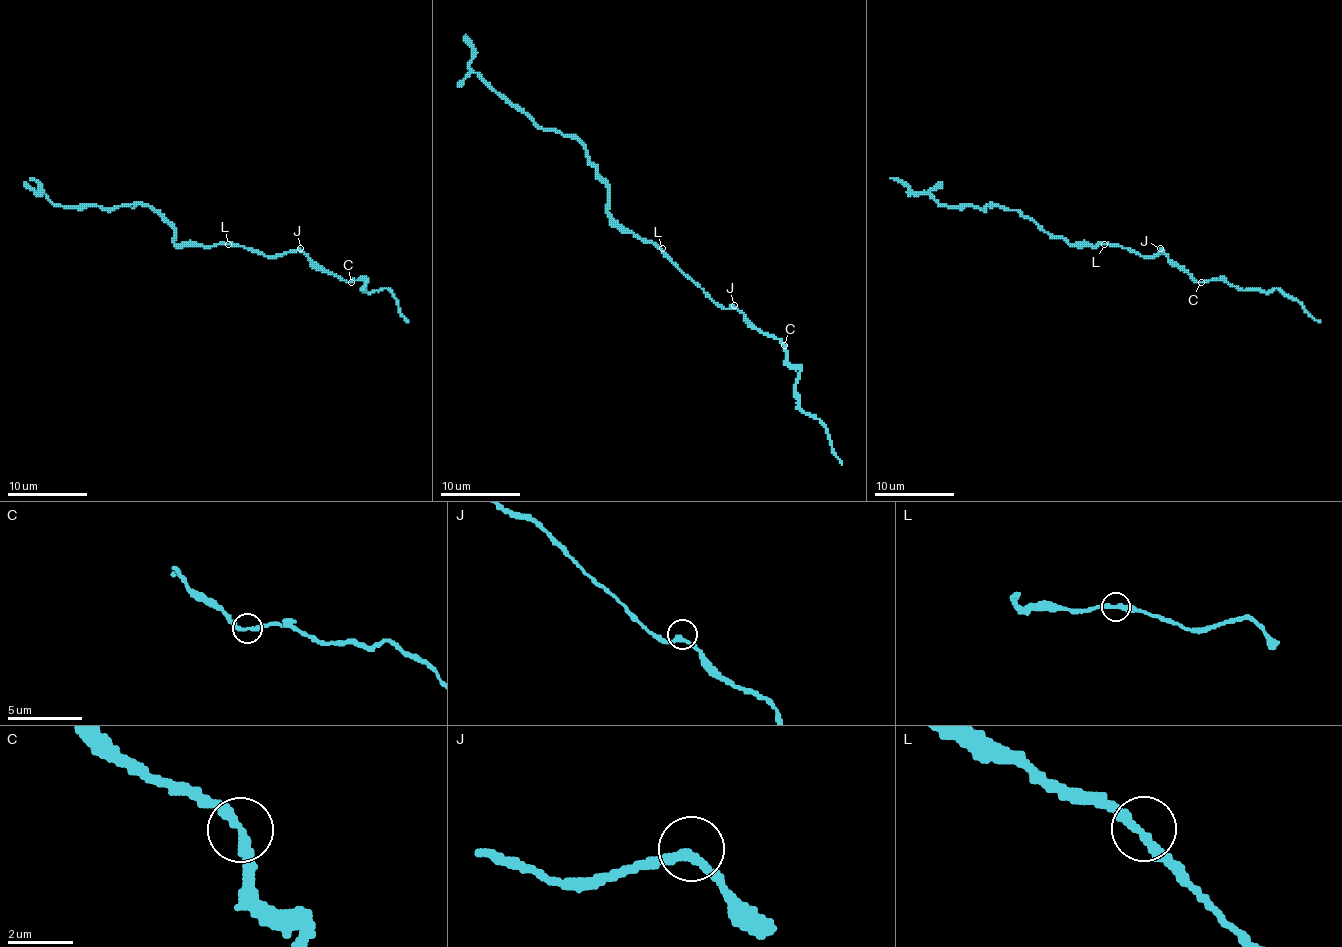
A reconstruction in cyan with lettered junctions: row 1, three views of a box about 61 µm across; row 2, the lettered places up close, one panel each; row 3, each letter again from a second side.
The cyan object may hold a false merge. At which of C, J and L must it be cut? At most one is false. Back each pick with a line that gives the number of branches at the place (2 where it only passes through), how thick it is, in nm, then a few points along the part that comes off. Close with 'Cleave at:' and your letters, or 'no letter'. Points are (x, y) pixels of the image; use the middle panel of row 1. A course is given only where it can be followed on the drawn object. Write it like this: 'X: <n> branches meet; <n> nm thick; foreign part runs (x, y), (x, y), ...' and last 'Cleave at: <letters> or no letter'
Cleave at: no letter

